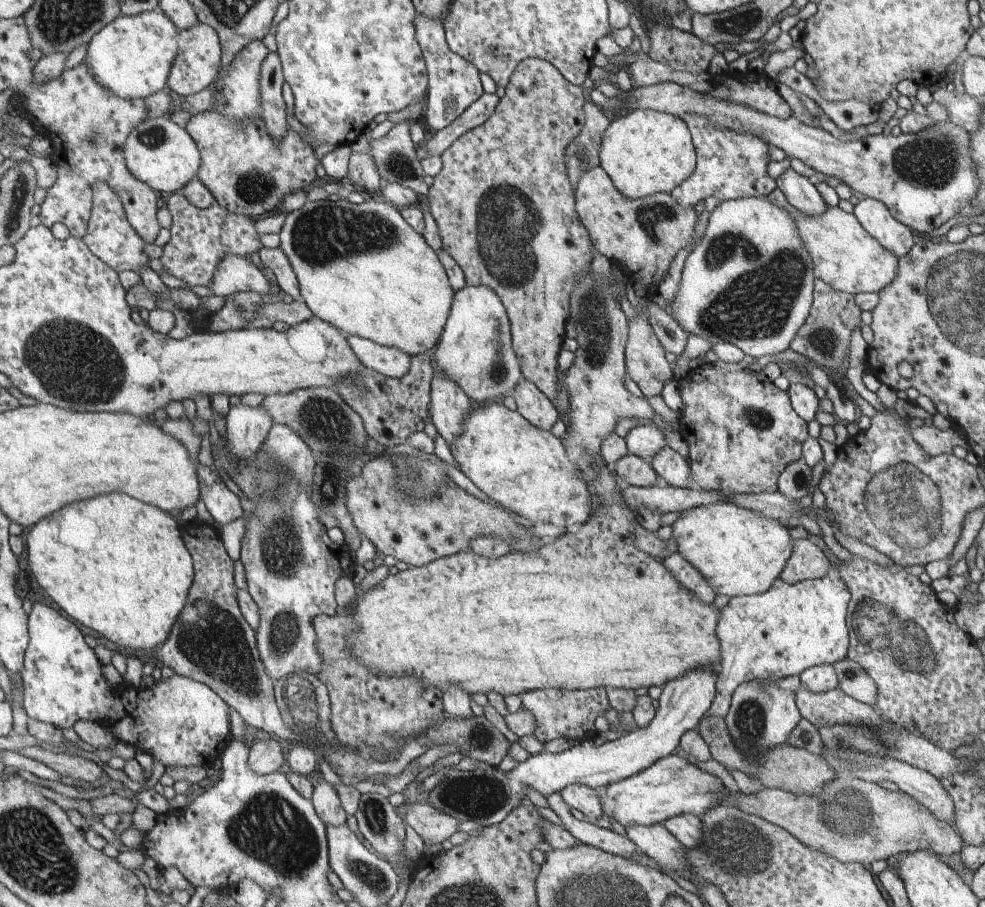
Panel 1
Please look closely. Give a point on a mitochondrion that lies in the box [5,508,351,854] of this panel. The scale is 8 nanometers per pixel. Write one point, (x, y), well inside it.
(211, 639)

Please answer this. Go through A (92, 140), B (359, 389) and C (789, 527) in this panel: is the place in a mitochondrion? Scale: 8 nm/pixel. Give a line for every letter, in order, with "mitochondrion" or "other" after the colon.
A: mitochondrion
B: mitochondrion
C: other

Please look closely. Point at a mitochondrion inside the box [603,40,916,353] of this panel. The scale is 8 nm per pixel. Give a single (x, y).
(757, 305)

